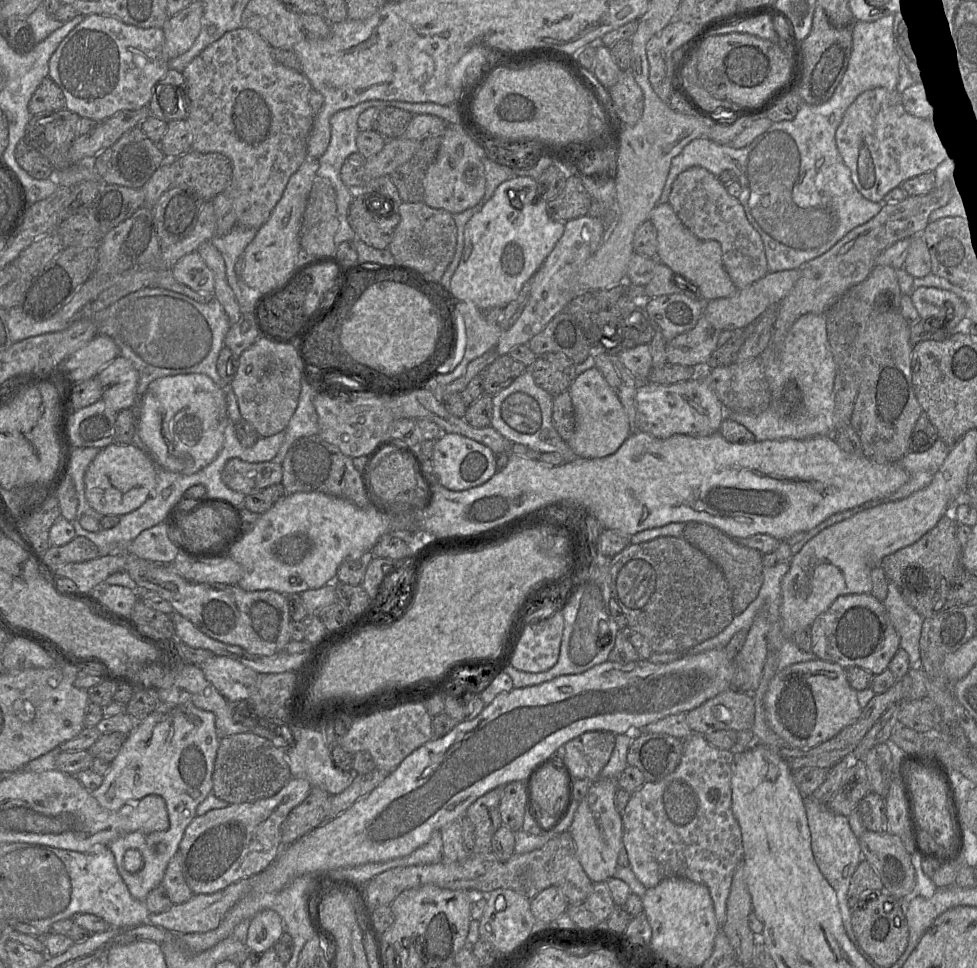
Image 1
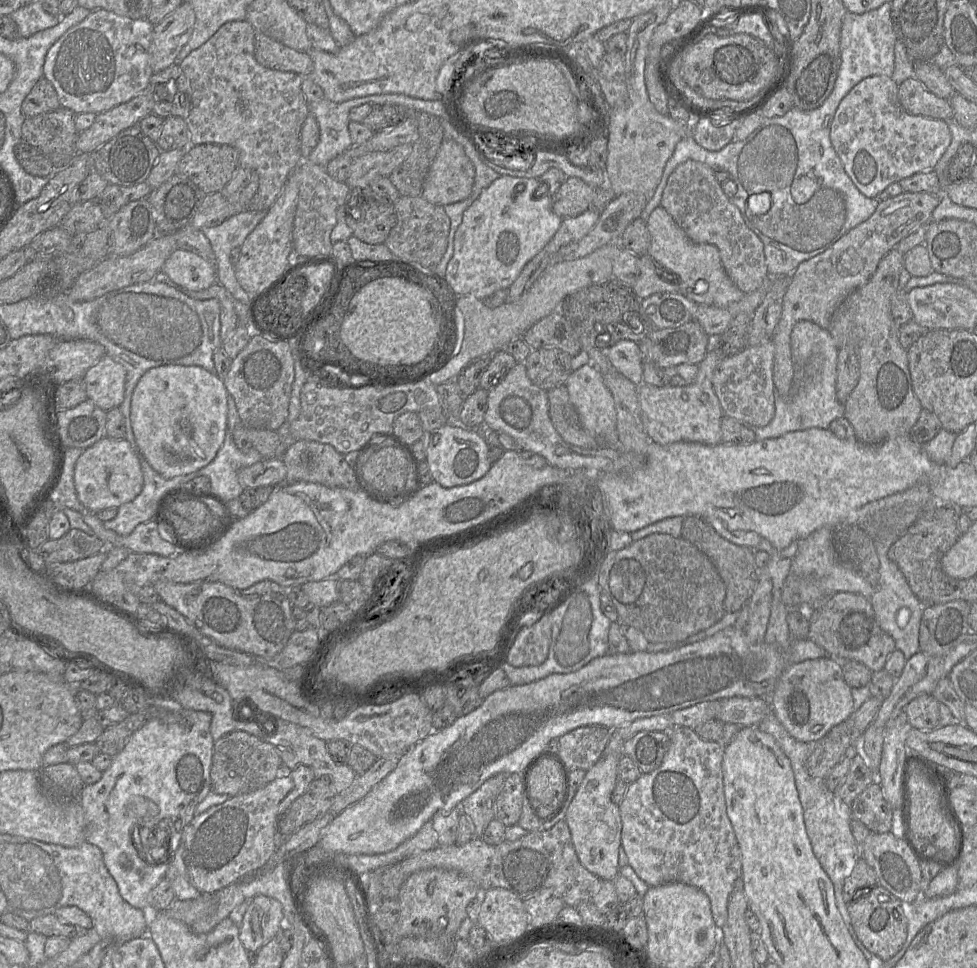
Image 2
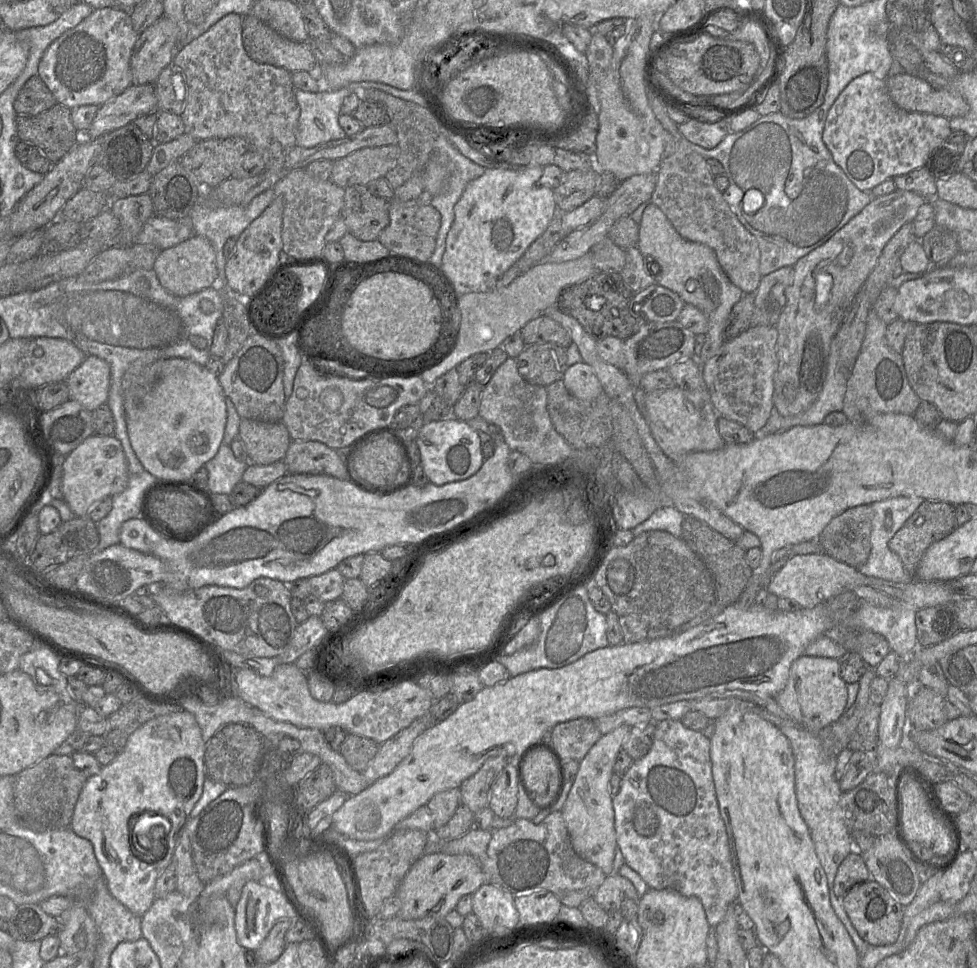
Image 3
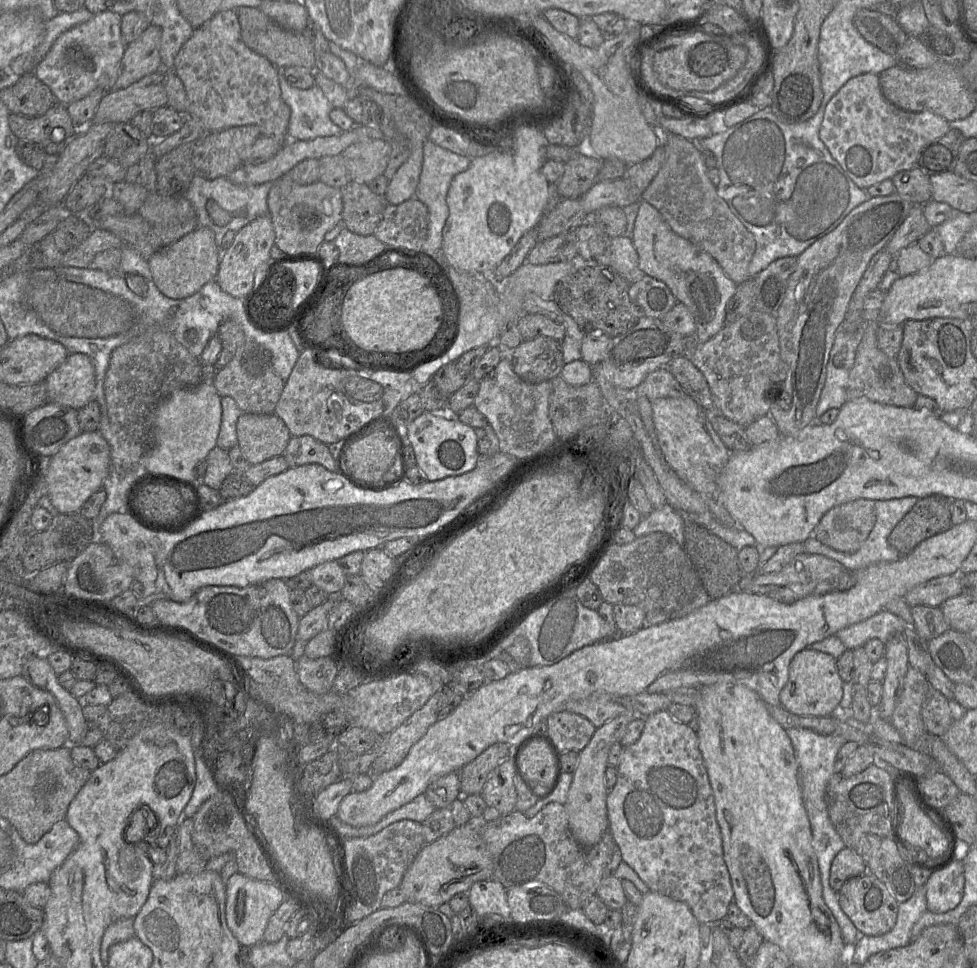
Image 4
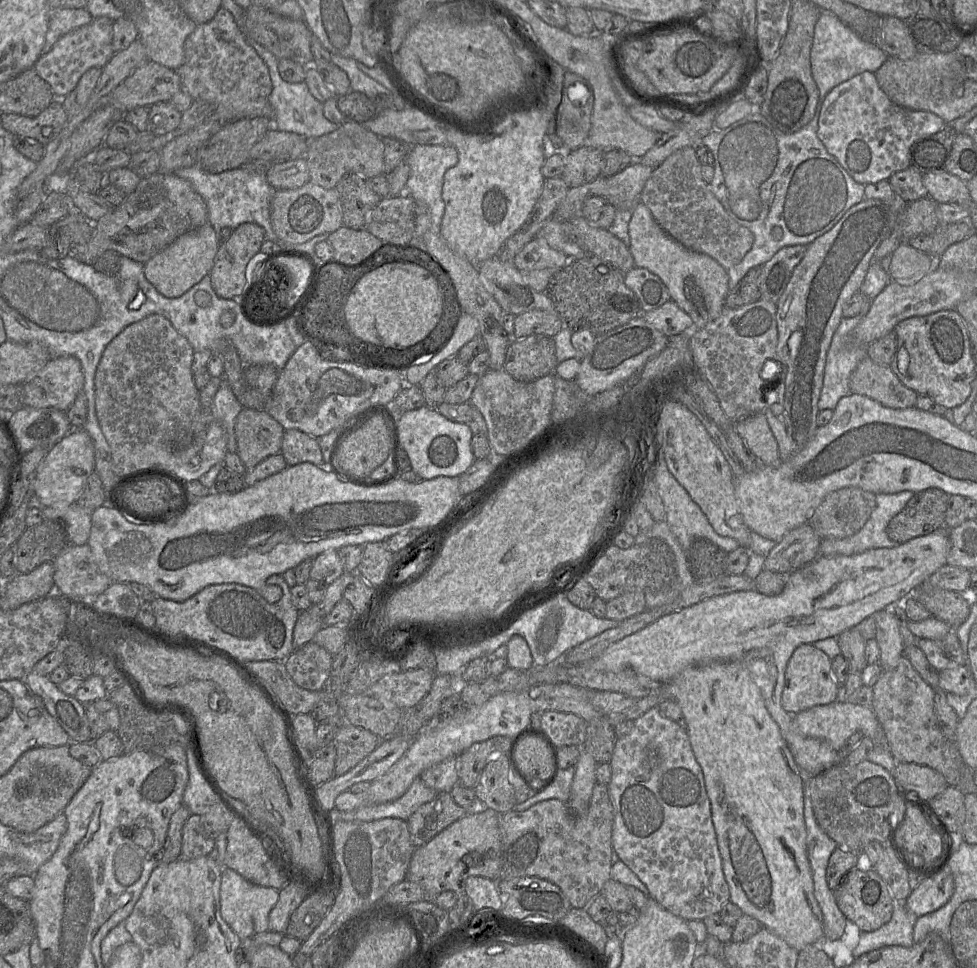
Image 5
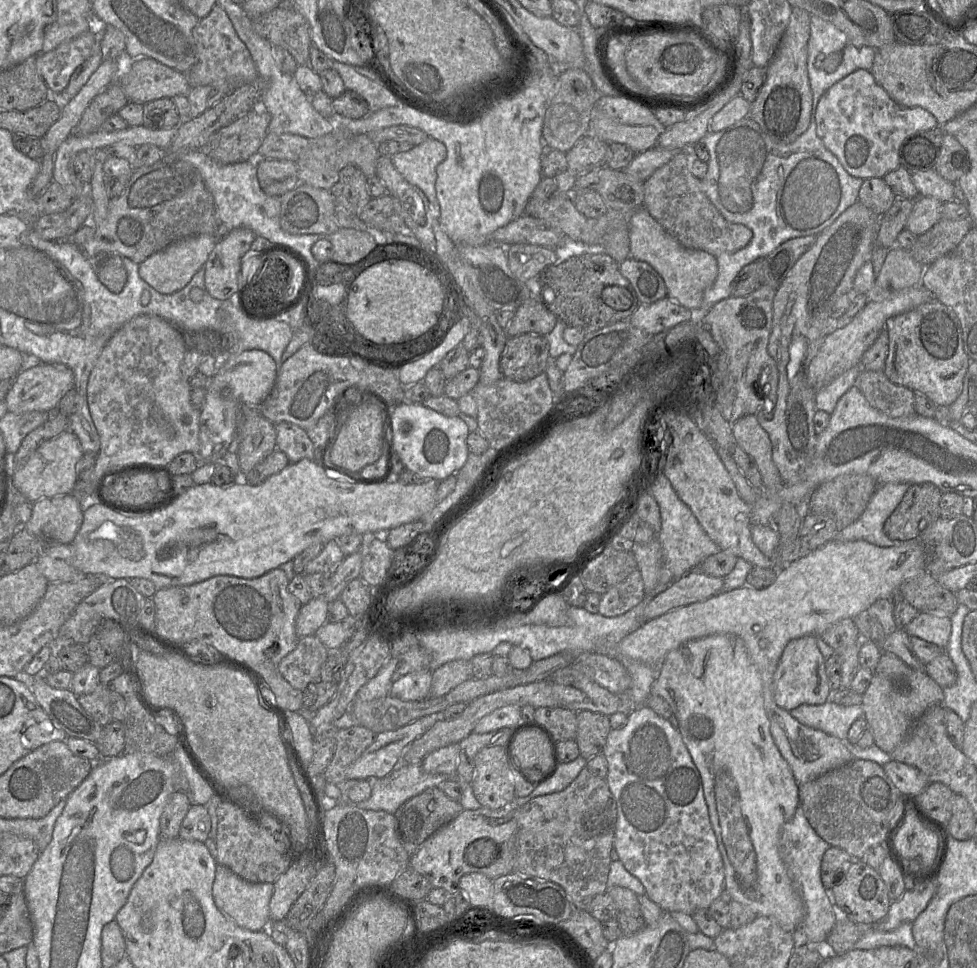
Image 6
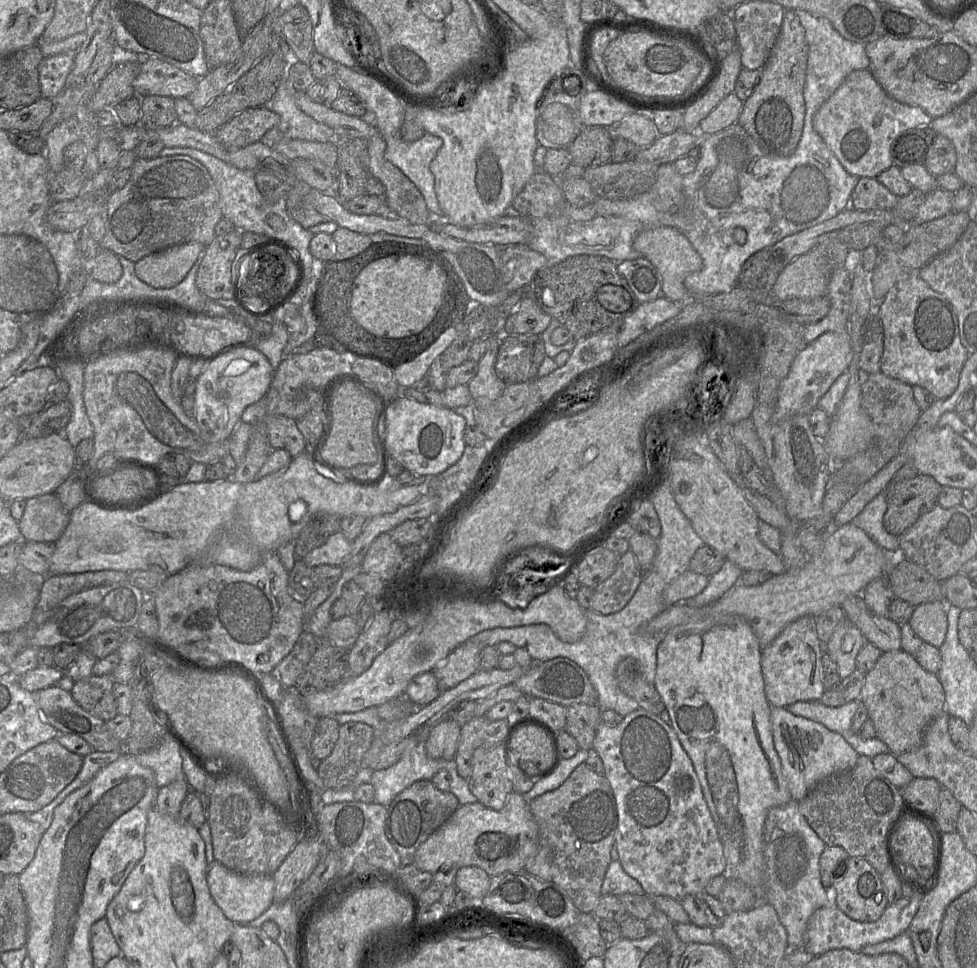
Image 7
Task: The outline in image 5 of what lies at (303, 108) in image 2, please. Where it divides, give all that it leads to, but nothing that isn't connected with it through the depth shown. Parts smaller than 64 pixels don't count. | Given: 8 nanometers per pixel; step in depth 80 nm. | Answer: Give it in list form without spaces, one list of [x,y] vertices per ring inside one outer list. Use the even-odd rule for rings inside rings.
[[[220,7],[210,21],[197,25],[187,37],[184,44],[184,61],[177,69],[177,73],[180,76],[183,89],[193,100],[205,100],[213,105],[213,111],[206,119],[213,119],[222,124],[254,117],[265,117],[273,120],[273,109],[269,102],[272,91],[269,69],[249,45],[233,15],[225,8]]]

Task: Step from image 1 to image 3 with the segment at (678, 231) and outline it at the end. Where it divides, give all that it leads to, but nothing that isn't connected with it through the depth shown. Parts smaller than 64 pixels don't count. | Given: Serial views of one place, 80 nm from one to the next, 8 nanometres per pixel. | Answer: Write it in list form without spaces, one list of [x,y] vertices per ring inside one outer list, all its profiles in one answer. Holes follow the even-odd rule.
[[[647,204],[638,225],[637,248],[656,283],[672,290],[686,304],[695,306],[707,317],[706,333],[696,335],[695,358],[702,365],[715,356],[725,342],[725,324],[733,306],[744,296],[744,292],[729,280],[710,247],[681,237],[655,204]]]

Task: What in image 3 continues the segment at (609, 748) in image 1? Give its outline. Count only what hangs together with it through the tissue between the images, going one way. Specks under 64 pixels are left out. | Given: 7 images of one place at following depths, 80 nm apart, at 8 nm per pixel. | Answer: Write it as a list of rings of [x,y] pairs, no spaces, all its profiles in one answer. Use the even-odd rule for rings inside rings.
[[[577,718],[561,722],[551,729],[553,746],[565,760],[581,761],[602,737],[592,719]]]

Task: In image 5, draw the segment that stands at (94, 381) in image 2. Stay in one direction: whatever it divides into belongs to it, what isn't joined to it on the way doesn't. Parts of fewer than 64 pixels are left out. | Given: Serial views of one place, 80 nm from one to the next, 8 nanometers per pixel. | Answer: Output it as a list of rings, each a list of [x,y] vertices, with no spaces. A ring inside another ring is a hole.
[[[51,358],[22,384],[23,405],[67,411],[82,393],[83,385],[84,375],[77,358]]]

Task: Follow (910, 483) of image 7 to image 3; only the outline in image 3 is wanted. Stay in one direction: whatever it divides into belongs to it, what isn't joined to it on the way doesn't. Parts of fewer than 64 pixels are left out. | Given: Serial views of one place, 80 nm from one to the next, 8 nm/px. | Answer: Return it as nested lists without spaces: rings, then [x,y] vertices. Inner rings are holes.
[[[925,499],[894,534],[888,546],[900,557],[905,569],[914,574],[915,568],[926,549],[932,543],[948,536],[958,526],[955,507],[956,505],[948,502]]]

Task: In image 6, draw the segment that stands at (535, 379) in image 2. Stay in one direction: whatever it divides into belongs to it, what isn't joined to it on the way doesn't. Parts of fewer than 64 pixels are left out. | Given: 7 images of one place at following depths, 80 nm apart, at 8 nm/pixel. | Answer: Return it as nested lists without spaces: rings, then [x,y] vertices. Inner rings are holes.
[[[520,334],[508,337],[499,366],[505,378],[525,382],[545,371],[549,357],[546,335]]]

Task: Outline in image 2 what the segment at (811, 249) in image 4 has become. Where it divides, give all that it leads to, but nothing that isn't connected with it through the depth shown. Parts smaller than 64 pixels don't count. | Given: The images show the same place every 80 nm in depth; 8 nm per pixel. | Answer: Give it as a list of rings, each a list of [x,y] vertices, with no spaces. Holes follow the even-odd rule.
[[[902,192],[881,200],[875,212],[858,224],[824,252],[799,264],[791,274],[783,298],[780,319],[772,335],[774,345],[773,382],[776,394],[789,398],[795,391],[796,365],[792,358],[790,336],[794,325],[801,320],[811,321],[828,330],[833,313],[855,289],[863,286],[875,273],[881,259],[912,231],[932,220],[932,212],[942,193]]]

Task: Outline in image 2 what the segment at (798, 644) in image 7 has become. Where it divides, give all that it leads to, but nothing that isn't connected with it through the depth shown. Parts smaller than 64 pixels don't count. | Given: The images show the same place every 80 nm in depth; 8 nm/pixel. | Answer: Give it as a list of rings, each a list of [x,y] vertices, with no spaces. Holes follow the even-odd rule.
[[[829,656],[787,665],[768,699],[787,732],[806,743],[820,740],[855,712],[851,687],[843,678],[842,662]]]

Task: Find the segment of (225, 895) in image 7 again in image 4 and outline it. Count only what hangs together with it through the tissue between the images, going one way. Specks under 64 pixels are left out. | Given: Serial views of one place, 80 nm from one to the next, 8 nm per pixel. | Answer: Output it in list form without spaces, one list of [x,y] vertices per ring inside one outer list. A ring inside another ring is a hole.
[[[237,872],[225,882],[225,916],[229,929],[243,947],[252,947],[263,940],[269,919],[285,900],[277,883],[268,883]]]

